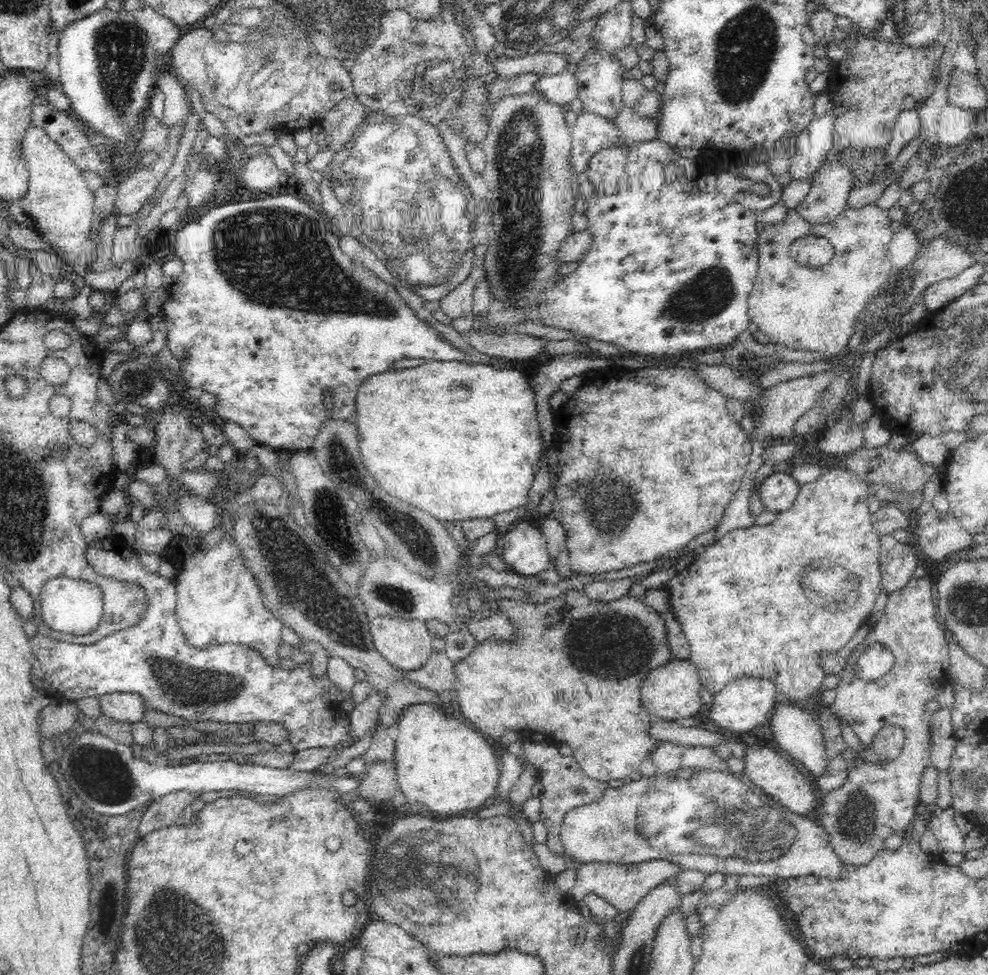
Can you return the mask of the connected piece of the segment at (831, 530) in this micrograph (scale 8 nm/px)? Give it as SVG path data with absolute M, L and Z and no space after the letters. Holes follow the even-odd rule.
M824 470L820 474L820 478L816 482L808 482L808 484L803 484L799 486L798 496L794 504L786 509L784 512L777 513L776 519L766 525L754 525L748 528L737 528L728 532L726 536L719 538L714 544L706 544L704 551L697 556L697 559L691 563L685 570L676 573L675 577L672 577L667 586L663 589L669 594L669 605L671 608L670 612L676 618L676 621L682 627L684 636L686 636L686 641L690 645L690 658L689 662L698 668L699 676L701 679L701 686L704 690L710 693L710 698L718 695L731 681L742 676L748 676L758 679L769 679L774 682L778 695L780 694L780 700L784 704L795 703L801 705L804 701L808 700L814 692L818 692L820 688L823 688L824 680L827 675L822 671L822 667L819 664L825 653L839 652L844 648L850 640L854 639L854 635L857 630L870 618L871 612L873 611L874 604L876 604L876 598L882 592L882 571L880 571L880 566L878 566L878 560L880 560L880 546L881 546L881 536L876 532L875 528L870 523L870 512L868 511L868 494L873 494L882 505L888 503L899 502L901 508L905 509L909 513L914 512L920 504L922 504L923 490L916 490L916 492L910 492L910 494L905 494L905 492L897 491L893 492L889 484L872 484L866 482L862 477L858 476L852 471L838 470ZM816 558L824 558L824 560L830 560L838 566L844 566L846 570L854 572L858 578L860 578L860 590L858 590L858 600L854 603L854 606L844 612L844 614L832 614L832 612L826 612L826 614L820 614L820 608L816 606L810 606L810 602L806 600L806 596L802 594L802 588L800 588L800 576L804 574L804 568L816 560Z

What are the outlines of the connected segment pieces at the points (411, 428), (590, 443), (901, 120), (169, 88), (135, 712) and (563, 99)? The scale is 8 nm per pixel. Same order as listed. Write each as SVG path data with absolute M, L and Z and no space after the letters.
M434 361L411 368L389 369L362 381L356 396L356 414L354 422L358 427L359 453L368 472L376 479L380 488L390 496L407 502L414 508L430 513L434 518L443 522L455 520L476 520L493 518L500 512L508 512L520 508L528 502L528 492L538 472L538 462L544 452L540 422L536 412L534 389L528 382L528 375L516 369L498 369L492 365L473 364L466 361Z
M652 367L642 368L642 370L622 370L622 368L620 368L620 370L606 370L606 372L604 372L604 374L600 374L600 376L596 376L594 374L587 377L585 383L578 390L576 390L576 392L569 397L565 405L556 412L555 446L559 450L559 455L557 456L559 466L557 472L558 483L554 487L555 501L553 502L552 515L556 520L559 520L562 523L562 526L566 531L566 542L571 562L570 567L572 567L572 570L576 574L582 574L588 577L602 572L610 572L610 570L622 570L622 568L628 568L629 566L634 566L634 564L640 564L640 562L650 562L650 560L656 561L657 559L663 558L664 554L668 554L668 552L672 552L672 550L677 550L678 548L686 546L688 542L690 542L693 538L696 538L699 534L717 526L719 520L724 514L726 506L732 502L732 498L734 498L734 494L736 494L736 491L742 482L751 453L751 439L742 429L742 426L734 421L733 418L730 417L730 414L728 414L726 409L727 399L727 396L724 396L721 392L718 392L717 390L714 390L714 388L710 387L708 383L702 381L700 376L698 376L698 373L696 373L696 369L668 367L661 370L660 368Z
M918 107L909 110L902 109L902 112L896 117L892 140L890 140L885 152L887 163L892 164L904 146L914 137L919 136L919 126L920 115L918 114Z
M160 72L154 79L155 86L165 94L163 117L159 121L161 127L174 126L174 124L186 120L192 108L182 84L168 72Z
M122 692L106 694L99 698L101 714L118 722L142 722L150 706L138 694Z
M567 70L540 77L534 87L540 96L560 106L568 105L577 98L578 85L574 72L571 74Z

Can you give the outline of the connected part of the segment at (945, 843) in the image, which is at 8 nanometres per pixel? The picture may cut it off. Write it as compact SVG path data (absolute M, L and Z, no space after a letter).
M952 806L933 812L928 827L934 830L940 852L962 852L965 836L954 823L956 810Z

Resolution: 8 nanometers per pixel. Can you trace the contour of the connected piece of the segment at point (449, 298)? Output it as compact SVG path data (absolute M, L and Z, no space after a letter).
M472 268L472 274L467 276L458 288L454 288L439 300L439 310L446 316L455 319L470 314L476 280L478 280L478 276L482 276L482 268L480 268L480 272L474 272L474 270L476 268Z

